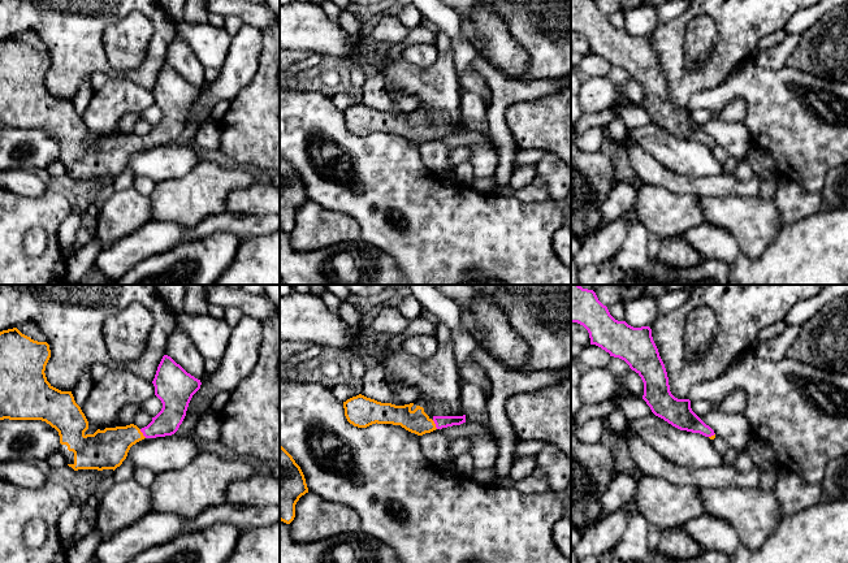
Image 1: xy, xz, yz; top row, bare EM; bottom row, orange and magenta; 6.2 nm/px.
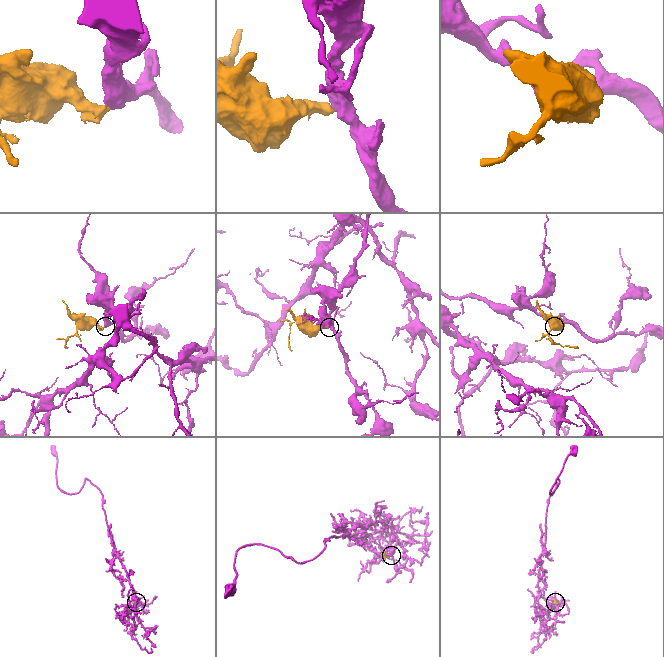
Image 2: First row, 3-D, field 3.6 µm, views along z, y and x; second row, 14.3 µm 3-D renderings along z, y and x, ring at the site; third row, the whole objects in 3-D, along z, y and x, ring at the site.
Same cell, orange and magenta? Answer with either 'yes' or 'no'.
yes

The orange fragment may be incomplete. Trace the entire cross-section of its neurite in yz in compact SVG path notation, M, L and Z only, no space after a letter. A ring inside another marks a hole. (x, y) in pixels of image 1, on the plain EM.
M571 0L571 31L588 39L590 53L624 69L641 86L643 108L656 125L680 139L715 147L714 139L692 120L691 109L671 103L667 81L649 35L633 36L615 29L594 0Z

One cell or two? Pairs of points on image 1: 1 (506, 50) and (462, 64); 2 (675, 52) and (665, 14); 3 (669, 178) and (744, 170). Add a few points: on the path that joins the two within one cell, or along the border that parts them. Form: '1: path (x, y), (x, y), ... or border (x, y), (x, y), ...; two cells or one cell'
1: border (471, 44), (477, 52); two cells
2: border (683, 13), (678, 18); two cells
3: border (732, 176), (739, 181), (748, 181); two cells

